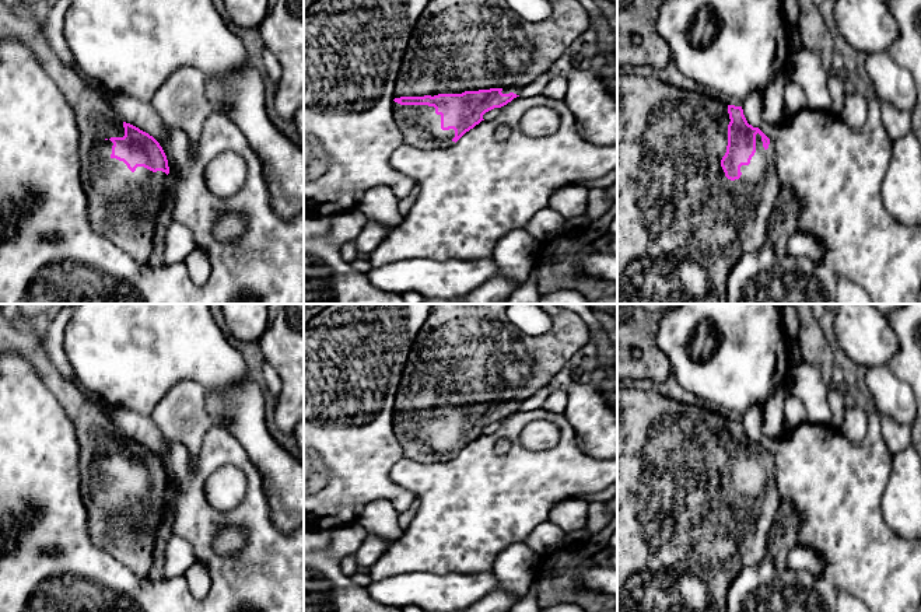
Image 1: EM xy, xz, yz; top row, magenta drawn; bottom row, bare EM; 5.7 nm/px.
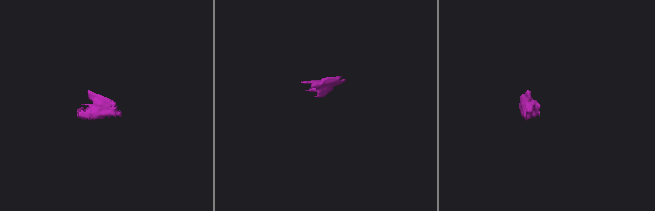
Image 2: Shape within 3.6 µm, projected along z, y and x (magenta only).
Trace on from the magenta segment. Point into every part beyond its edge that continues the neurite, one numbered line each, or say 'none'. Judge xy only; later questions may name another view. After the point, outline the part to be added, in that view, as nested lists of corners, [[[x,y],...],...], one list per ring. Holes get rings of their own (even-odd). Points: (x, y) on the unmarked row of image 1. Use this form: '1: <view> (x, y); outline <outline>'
1: xy (123, 520); outline [[[0,308],[0,352],[15,353],[27,359],[46,388],[71,420],[80,444],[81,496],[88,515],[91,541],[125,564],[134,576],[148,581],[157,531],[171,511],[171,492],[162,486],[153,486],[137,480],[132,486],[123,475],[112,472],[111,451],[123,451],[123,436],[116,430],[105,412],[94,405],[73,382],[64,380],[56,366],[49,360],[42,339],[34,333],[17,329]]]

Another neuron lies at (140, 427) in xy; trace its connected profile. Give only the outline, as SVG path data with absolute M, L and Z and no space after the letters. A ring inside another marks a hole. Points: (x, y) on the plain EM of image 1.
M105 402L101 409L122 436L139 441L154 452L158 452L164 448L167 438L155 427L150 416L139 415L108 402Z

